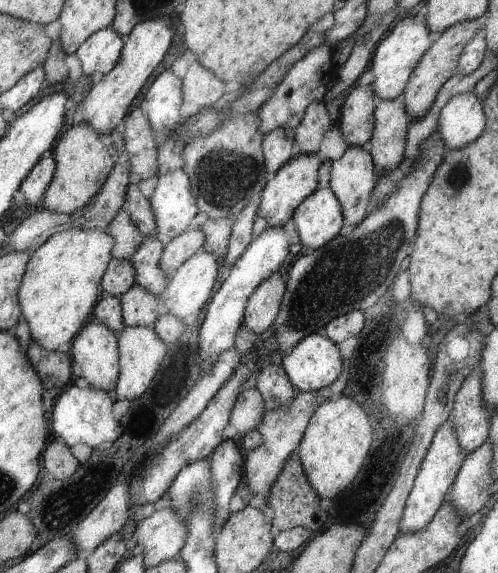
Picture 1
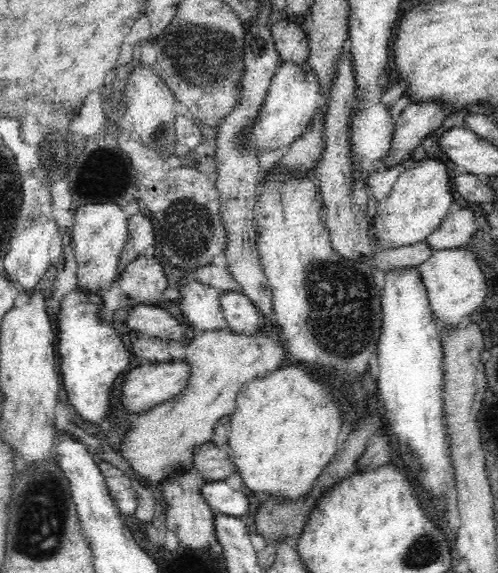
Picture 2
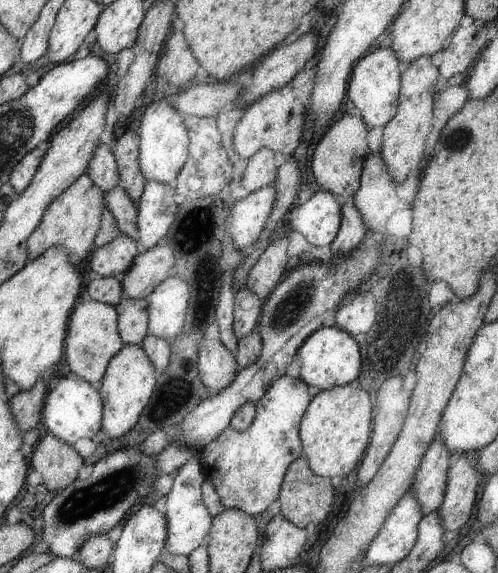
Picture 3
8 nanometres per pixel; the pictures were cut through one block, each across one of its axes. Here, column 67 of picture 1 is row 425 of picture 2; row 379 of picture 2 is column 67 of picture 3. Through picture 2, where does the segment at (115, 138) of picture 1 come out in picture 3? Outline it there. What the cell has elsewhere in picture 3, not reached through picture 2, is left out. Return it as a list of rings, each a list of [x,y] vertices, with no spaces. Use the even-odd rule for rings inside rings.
[[[84,173],[62,195],[53,200],[44,212],[43,220],[27,240],[31,259],[38,258],[52,247],[62,246],[71,254],[71,260],[80,264],[95,245],[99,231],[102,230],[103,211],[106,210],[107,196],[95,180]]]

